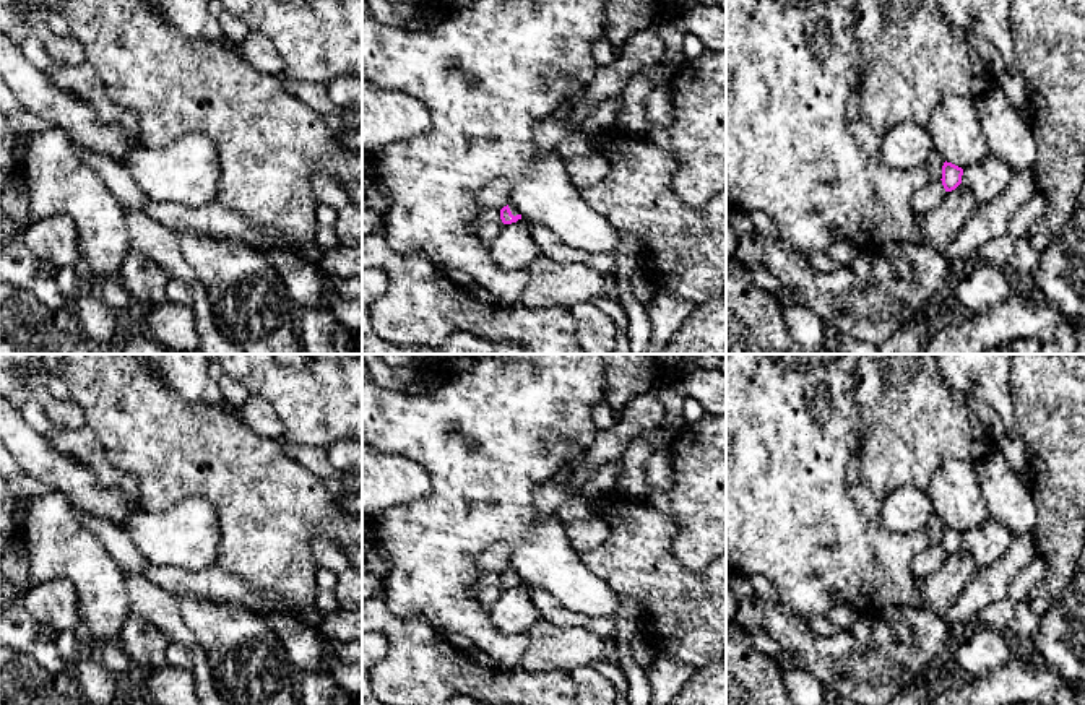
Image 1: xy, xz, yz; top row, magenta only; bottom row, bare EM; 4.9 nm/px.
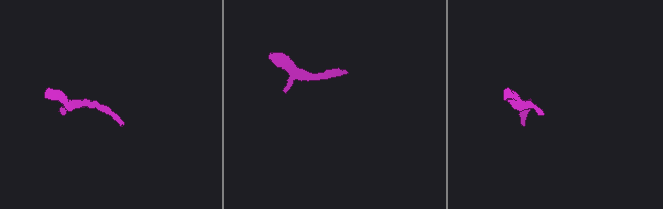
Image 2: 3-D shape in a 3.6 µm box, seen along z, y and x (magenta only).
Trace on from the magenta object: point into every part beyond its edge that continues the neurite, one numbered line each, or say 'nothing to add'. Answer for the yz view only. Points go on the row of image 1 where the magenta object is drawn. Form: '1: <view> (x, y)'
nothing to add

